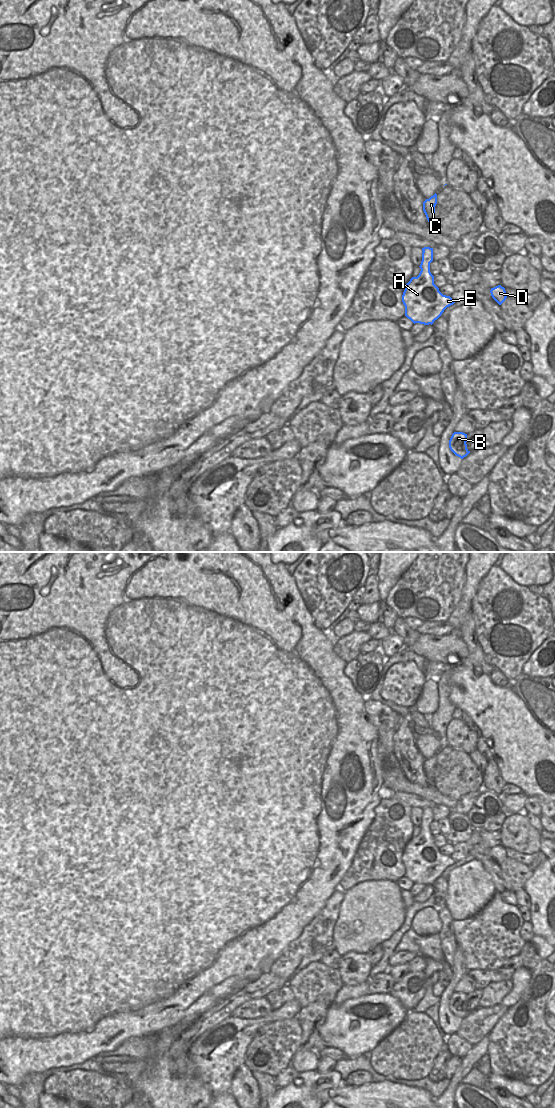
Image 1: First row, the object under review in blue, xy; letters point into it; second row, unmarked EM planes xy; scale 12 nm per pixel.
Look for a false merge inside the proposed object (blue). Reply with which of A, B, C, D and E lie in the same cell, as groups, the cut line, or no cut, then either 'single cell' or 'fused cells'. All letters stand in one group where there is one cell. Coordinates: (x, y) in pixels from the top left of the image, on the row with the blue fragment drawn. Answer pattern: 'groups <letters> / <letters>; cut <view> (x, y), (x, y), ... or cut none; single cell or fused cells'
groups A B C D E; cut none; single cell

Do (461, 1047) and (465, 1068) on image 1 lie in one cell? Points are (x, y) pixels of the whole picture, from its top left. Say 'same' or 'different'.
different

